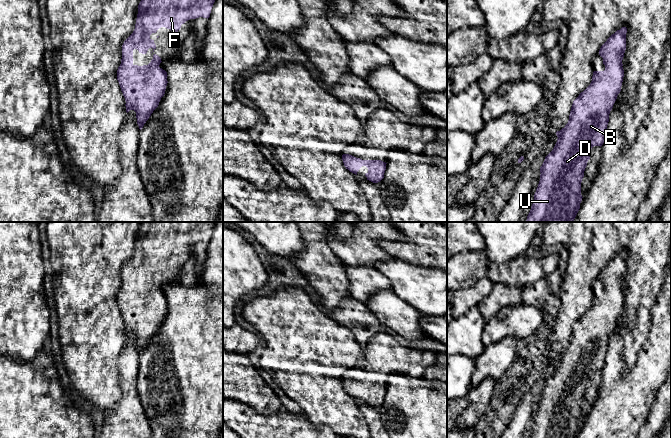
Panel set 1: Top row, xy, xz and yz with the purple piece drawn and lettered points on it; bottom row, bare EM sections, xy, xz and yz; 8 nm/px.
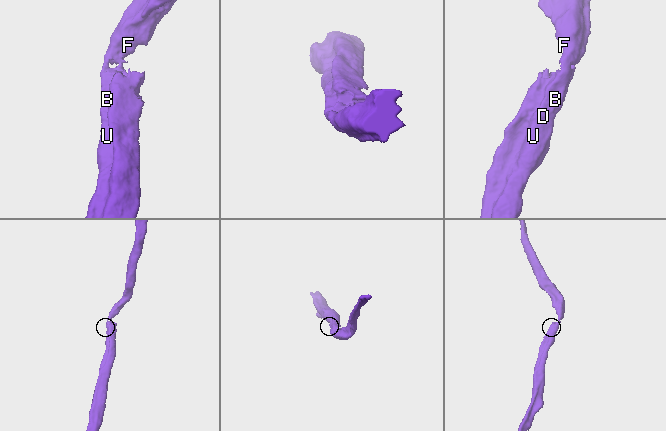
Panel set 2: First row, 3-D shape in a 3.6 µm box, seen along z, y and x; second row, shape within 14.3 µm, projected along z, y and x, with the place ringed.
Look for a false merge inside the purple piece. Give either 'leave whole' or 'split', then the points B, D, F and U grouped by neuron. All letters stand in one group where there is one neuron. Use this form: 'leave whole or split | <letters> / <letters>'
leave whole | B D F U

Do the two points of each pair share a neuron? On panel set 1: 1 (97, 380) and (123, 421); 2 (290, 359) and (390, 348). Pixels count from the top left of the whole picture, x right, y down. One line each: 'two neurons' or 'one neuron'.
1: two neurons
2: two neurons

